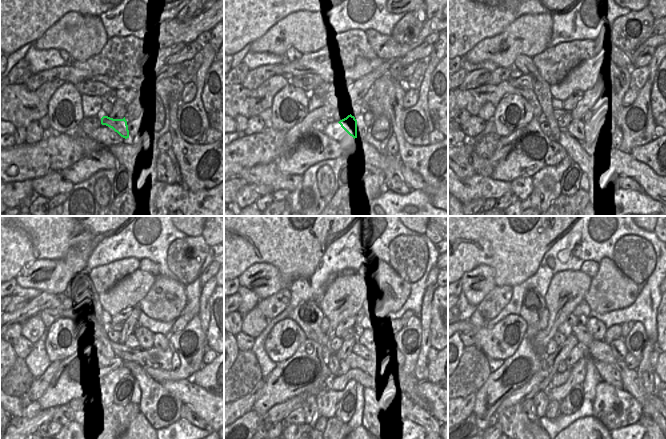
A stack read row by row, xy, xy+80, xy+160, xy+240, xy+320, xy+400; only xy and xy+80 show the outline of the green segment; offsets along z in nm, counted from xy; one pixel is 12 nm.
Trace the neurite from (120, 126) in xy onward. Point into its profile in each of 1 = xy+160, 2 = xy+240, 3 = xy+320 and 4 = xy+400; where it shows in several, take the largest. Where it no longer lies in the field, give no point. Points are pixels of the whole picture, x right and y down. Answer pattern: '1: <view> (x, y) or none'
1: xy+160 (576, 128)
2: xy+240 (131, 342)
3: xy+320 (358, 349)
4: xy+400 (651, 404)

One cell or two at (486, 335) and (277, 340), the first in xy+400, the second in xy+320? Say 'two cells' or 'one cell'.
one cell

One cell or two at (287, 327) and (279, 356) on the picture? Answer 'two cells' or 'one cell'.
one cell

